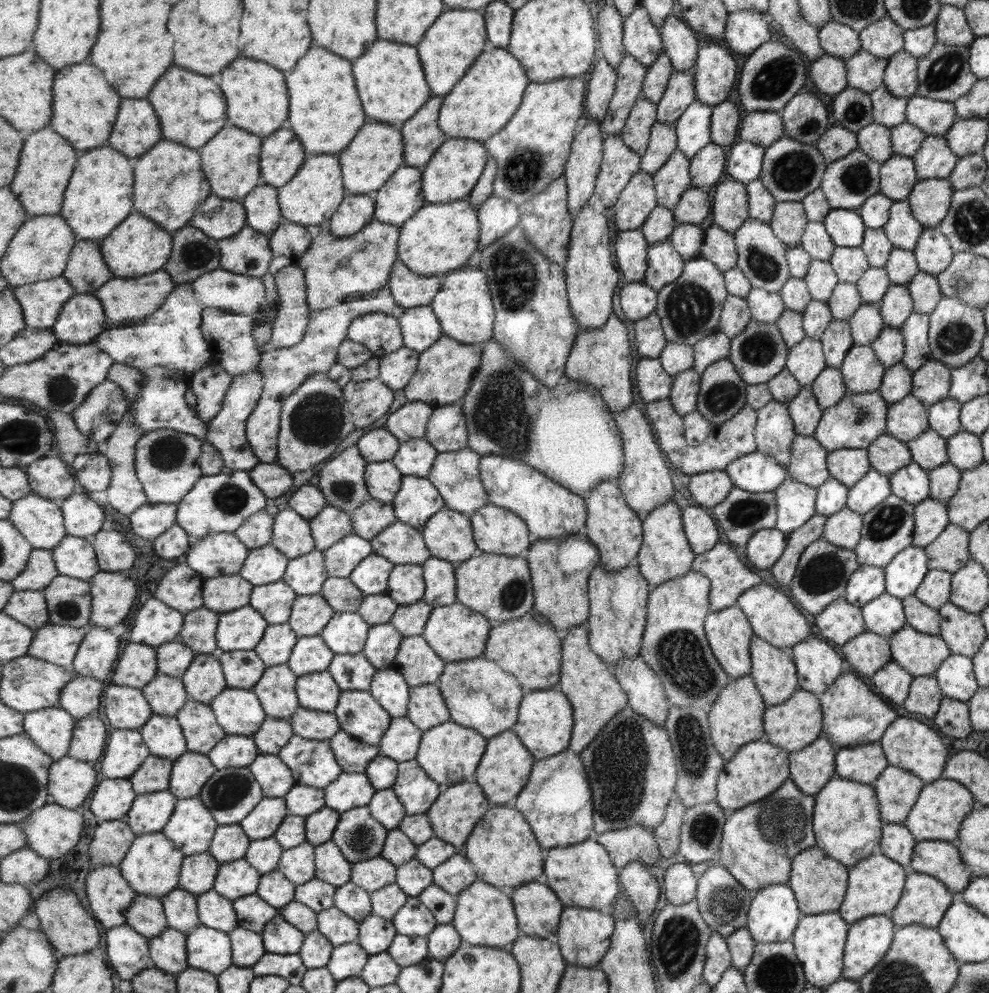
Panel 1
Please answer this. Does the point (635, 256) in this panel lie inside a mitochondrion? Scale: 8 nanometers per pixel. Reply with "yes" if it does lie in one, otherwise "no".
no

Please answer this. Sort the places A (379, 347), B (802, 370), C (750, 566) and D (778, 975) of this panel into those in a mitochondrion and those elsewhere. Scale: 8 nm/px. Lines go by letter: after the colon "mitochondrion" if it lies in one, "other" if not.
A: other
B: other
C: other
D: mitochondrion

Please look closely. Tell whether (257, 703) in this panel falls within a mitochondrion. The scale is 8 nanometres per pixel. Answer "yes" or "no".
no

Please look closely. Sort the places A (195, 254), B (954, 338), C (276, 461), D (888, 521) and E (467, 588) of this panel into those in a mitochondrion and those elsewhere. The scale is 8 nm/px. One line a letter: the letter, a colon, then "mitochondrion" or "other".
A: mitochondrion
B: mitochondrion
C: other
D: mitochondrion
E: other

